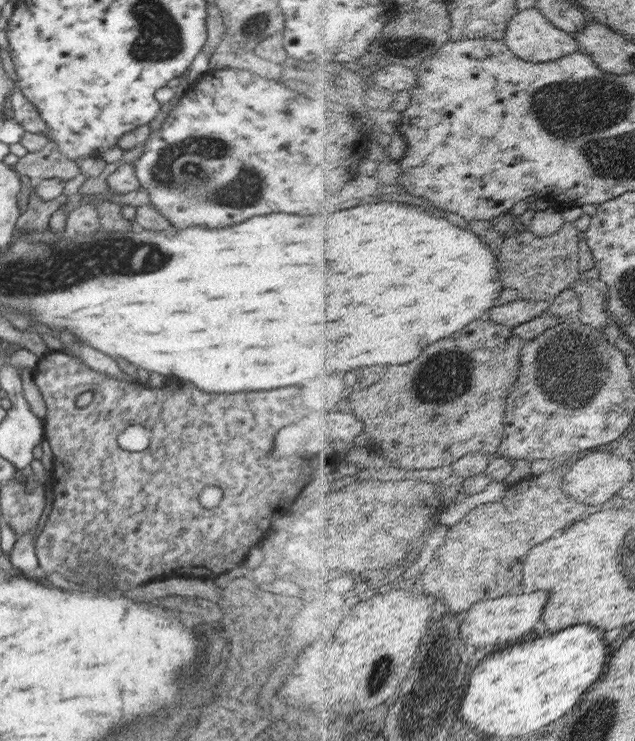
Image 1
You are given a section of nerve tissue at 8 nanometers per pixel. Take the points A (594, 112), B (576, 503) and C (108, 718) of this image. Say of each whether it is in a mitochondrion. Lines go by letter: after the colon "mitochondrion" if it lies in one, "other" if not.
A: mitochondrion
B: other
C: mitochondrion

